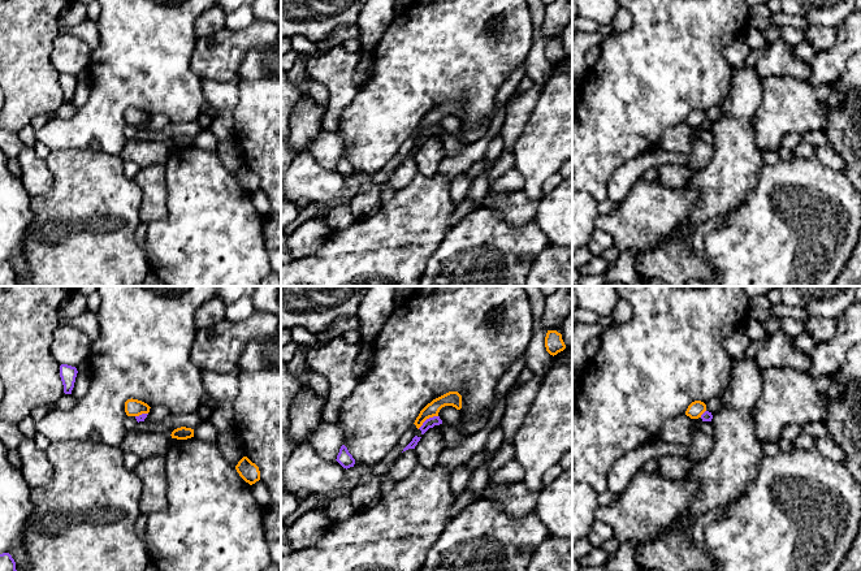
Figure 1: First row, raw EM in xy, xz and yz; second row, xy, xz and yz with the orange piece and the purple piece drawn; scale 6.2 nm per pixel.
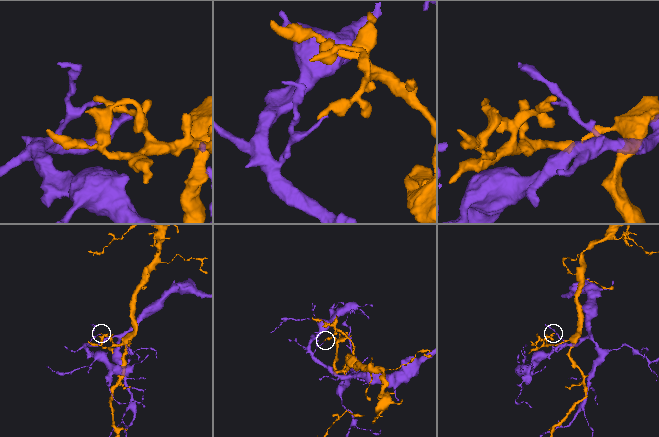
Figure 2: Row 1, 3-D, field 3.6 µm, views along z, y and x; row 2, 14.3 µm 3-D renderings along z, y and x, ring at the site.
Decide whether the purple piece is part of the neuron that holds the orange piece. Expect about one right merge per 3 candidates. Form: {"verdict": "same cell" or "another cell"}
{"verdict": "another cell"}

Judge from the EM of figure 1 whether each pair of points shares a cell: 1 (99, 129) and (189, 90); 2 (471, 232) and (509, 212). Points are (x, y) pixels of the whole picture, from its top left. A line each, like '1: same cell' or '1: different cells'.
1: same cell
2: different cells

